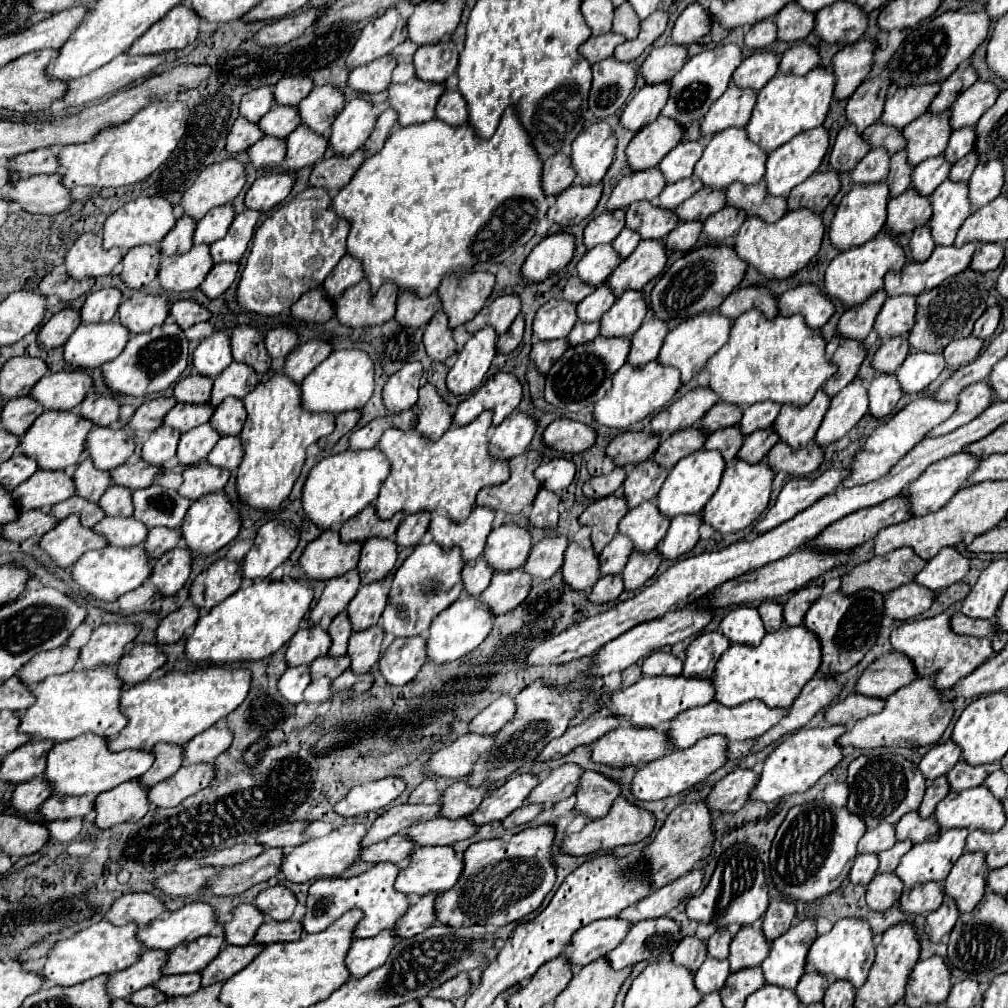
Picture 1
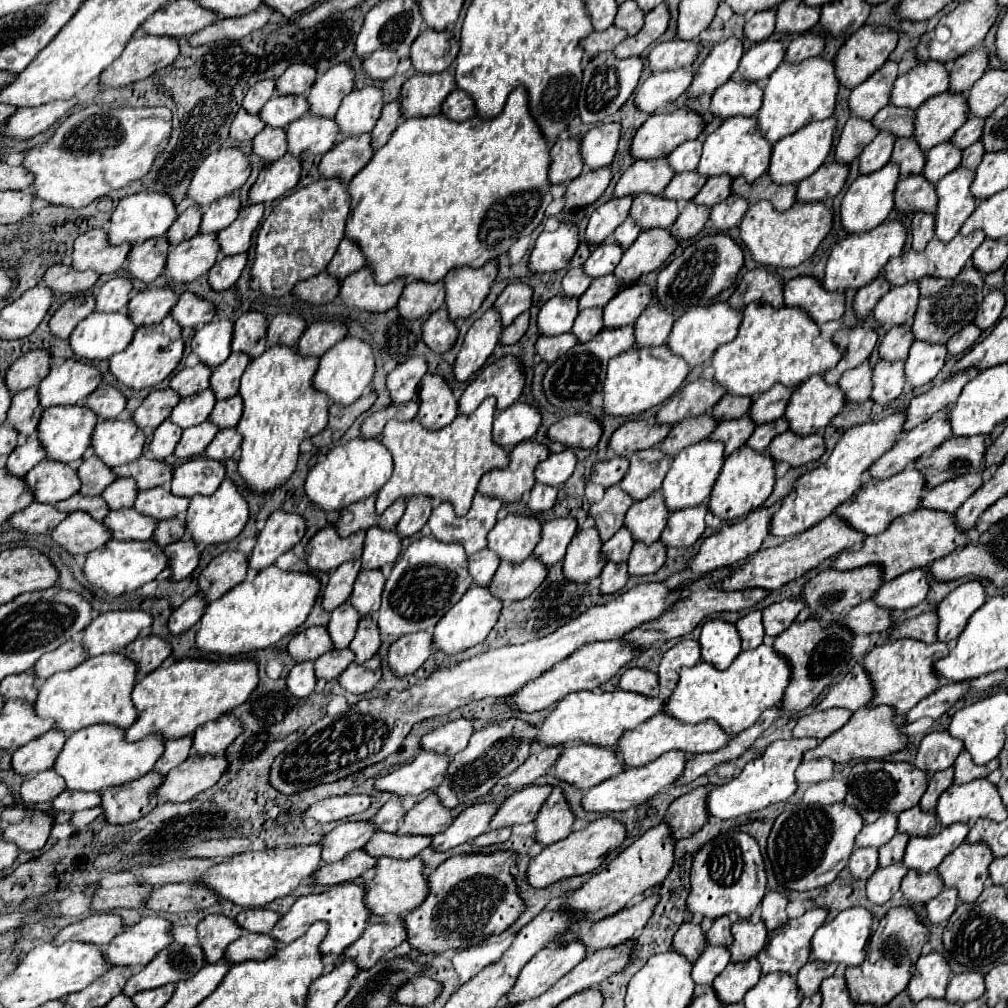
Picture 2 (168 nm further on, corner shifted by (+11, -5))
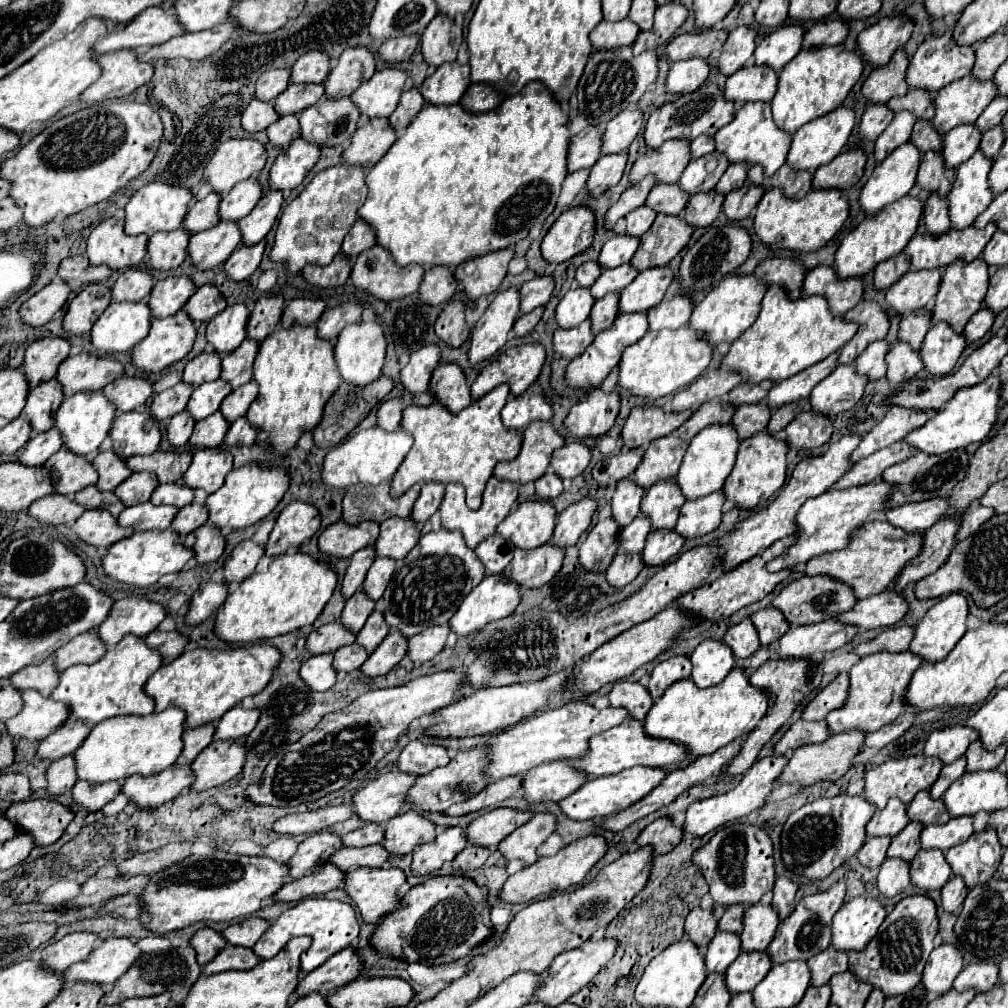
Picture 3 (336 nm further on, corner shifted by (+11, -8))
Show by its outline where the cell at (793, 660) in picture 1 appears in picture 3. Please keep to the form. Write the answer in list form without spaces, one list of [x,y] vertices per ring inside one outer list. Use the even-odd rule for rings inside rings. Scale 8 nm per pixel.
[[[736,666],[732,672],[722,680],[722,684],[716,684],[714,688],[698,688],[690,678],[688,680],[678,680],[678,684],[672,684],[664,696],[654,702],[654,706],[648,712],[648,718],[644,720],[644,728],[648,736],[654,738],[668,738],[674,742],[682,742],[690,748],[690,758],[672,764],[672,766],[662,766],[664,770],[674,770],[682,768],[694,758],[702,754],[712,754],[714,750],[726,746],[734,738],[750,732],[760,718],[766,714],[766,708],[770,704],[770,696],[766,696],[764,688],[754,688],[750,684],[750,674]]]

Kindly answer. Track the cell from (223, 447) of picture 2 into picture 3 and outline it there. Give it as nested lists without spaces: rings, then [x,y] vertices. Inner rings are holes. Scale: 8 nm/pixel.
[[[242,416],[236,422],[230,424],[226,436],[224,436],[224,446],[252,446],[256,442],[256,430],[248,424],[248,420]]]

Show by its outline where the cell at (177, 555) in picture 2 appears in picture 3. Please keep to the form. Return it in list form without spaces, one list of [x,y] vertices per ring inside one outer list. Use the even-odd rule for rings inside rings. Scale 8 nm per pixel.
[[[208,522],[198,530],[190,532],[182,544],[194,552],[194,560],[198,564],[210,564],[218,560],[224,552],[224,536]]]

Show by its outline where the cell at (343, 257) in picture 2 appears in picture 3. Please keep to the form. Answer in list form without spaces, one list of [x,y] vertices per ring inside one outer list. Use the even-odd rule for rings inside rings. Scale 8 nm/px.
[[[356,220],[356,224],[352,226],[352,230],[346,234],[344,244],[342,244],[342,254],[348,260],[356,260],[364,250],[372,248],[376,244],[374,240],[374,232],[370,226],[366,226],[366,222]]]

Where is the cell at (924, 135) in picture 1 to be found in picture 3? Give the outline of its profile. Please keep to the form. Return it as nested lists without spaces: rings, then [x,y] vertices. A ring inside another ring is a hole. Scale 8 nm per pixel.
[[[964,76],[934,94],[934,128],[944,136],[960,124],[972,124],[982,110],[994,100],[996,90],[992,80],[980,82]]]

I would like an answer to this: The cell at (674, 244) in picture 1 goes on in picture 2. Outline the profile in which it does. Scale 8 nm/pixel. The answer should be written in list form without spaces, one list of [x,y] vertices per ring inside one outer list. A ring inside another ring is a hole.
[[[688,201],[686,207],[682,209],[682,213],[678,215],[676,223],[670,229],[680,241],[686,241],[686,239],[690,239],[690,237],[694,237],[696,233],[702,231],[702,227],[706,225],[708,217],[710,217],[710,209],[708,207]]]

